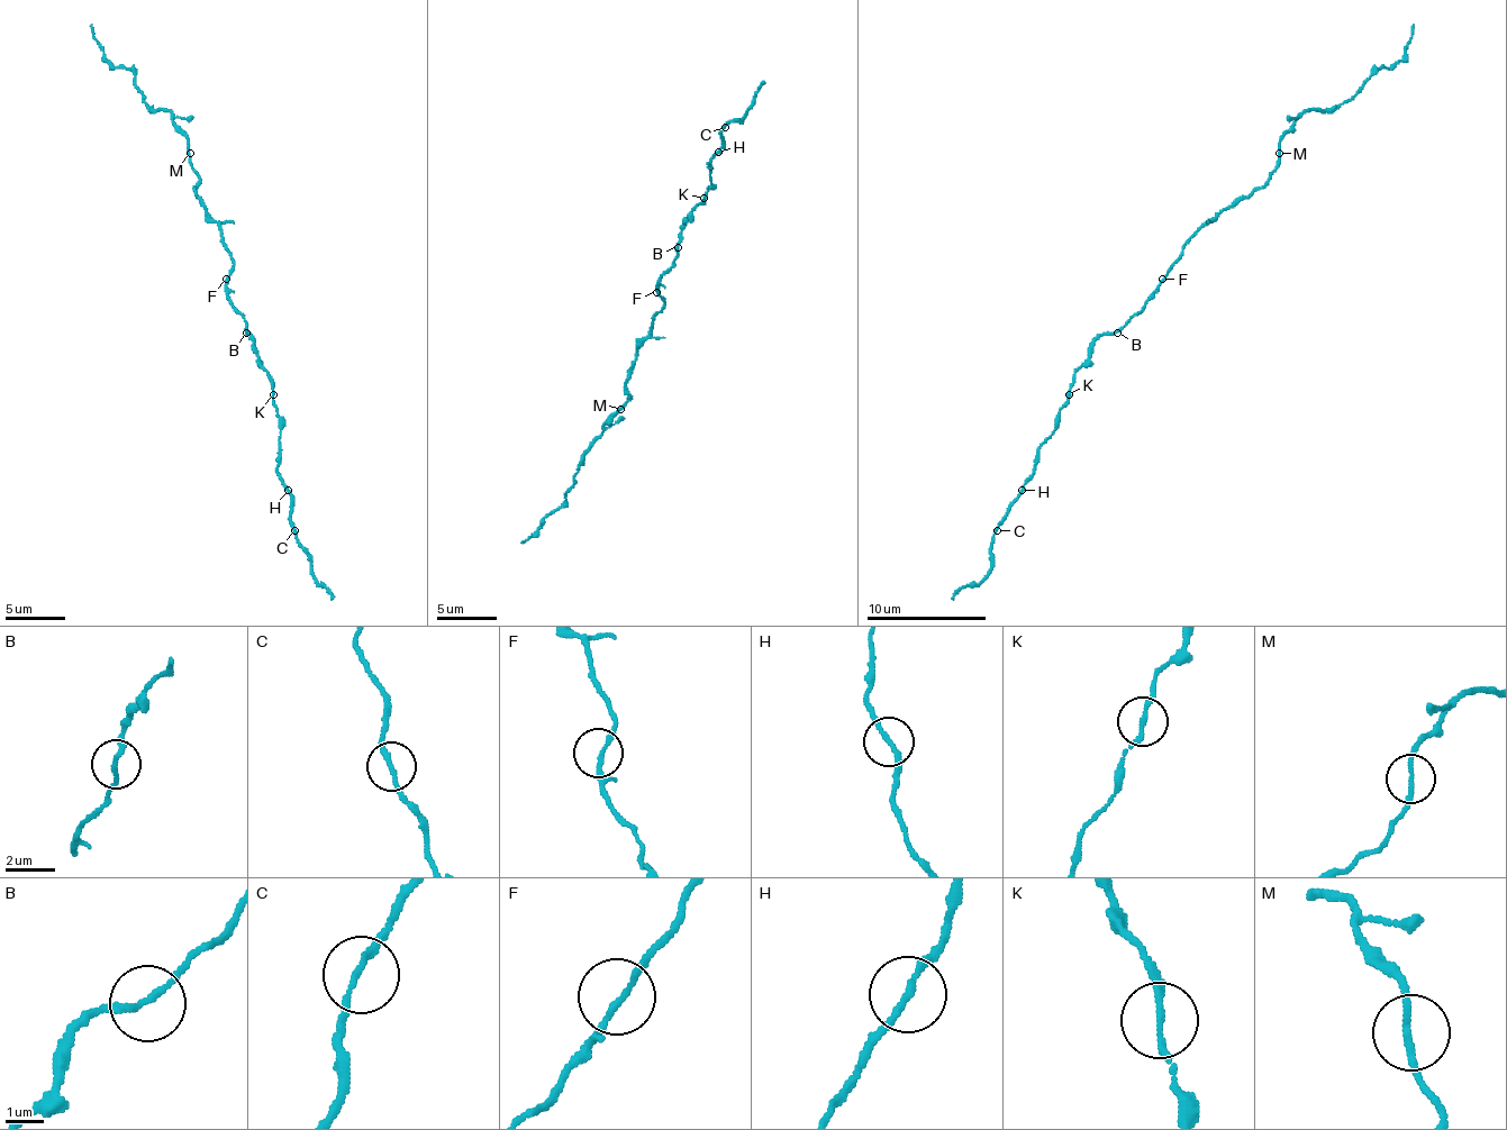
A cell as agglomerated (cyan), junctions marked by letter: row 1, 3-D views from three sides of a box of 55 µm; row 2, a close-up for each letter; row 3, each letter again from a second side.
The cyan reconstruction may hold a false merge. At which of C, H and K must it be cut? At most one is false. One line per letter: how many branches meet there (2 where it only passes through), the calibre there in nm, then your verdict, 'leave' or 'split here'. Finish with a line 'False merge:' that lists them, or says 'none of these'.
C: branches 2; calibre 170 nm; leave
H: branches 2; calibre 170 nm; leave
K: branches 2; calibre 170 nm; leave
False merge: none of these

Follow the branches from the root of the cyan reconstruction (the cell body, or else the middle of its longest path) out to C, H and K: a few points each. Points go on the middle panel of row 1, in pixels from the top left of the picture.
C: (660, 292), (660, 276), (678, 256), (678, 235), (710, 187), (707, 163), (723, 148), (725, 127)
H: (660, 292), (660, 276), (678, 256), (678, 235), (710, 187), (707, 163), (719, 151)
K: (660, 292), (660, 276), (678, 256), (678, 235), (687, 217), (705, 199)

